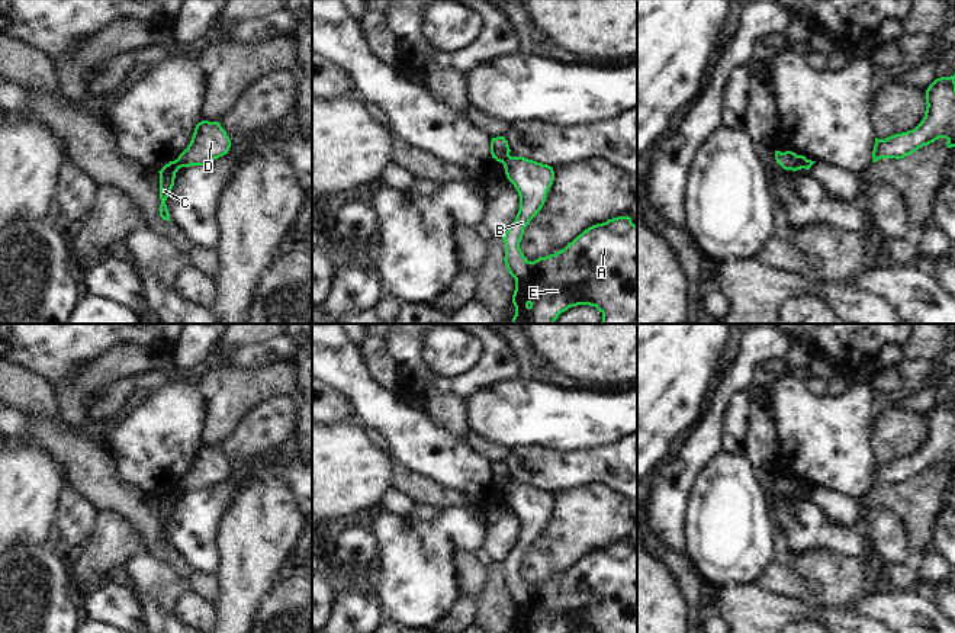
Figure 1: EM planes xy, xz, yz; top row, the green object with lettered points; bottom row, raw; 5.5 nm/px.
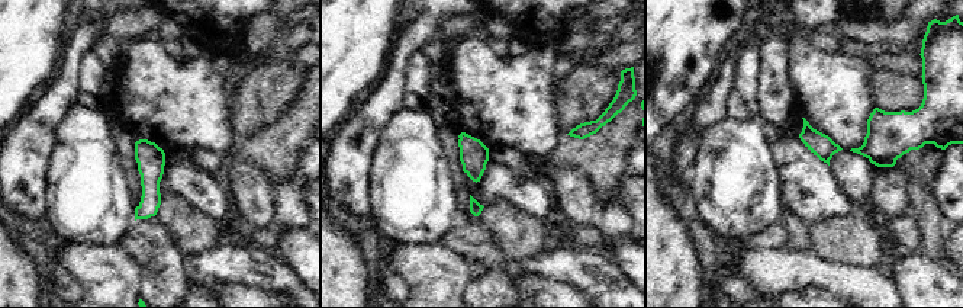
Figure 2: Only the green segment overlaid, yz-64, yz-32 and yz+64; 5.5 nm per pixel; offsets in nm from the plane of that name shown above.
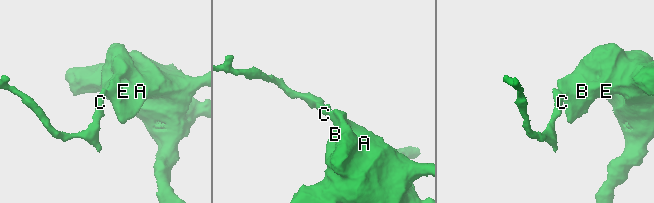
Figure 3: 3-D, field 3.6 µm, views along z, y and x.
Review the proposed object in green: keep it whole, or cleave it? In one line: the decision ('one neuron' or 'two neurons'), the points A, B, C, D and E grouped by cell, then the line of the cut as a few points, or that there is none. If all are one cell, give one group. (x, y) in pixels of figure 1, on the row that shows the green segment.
two neurons; A B D E / C; cut in xy along (177, 158), (182, 166)

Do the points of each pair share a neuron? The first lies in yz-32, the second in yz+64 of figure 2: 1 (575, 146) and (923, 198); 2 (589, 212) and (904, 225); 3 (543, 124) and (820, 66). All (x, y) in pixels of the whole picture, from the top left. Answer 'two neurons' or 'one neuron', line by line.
1: one neuron
2: two neurons
3: one neuron

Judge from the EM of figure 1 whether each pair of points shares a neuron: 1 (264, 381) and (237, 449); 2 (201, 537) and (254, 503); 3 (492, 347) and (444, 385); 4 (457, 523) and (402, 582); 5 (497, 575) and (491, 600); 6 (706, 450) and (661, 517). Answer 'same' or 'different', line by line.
1: different
2: different
3: same
4: same
5: same
6: same

